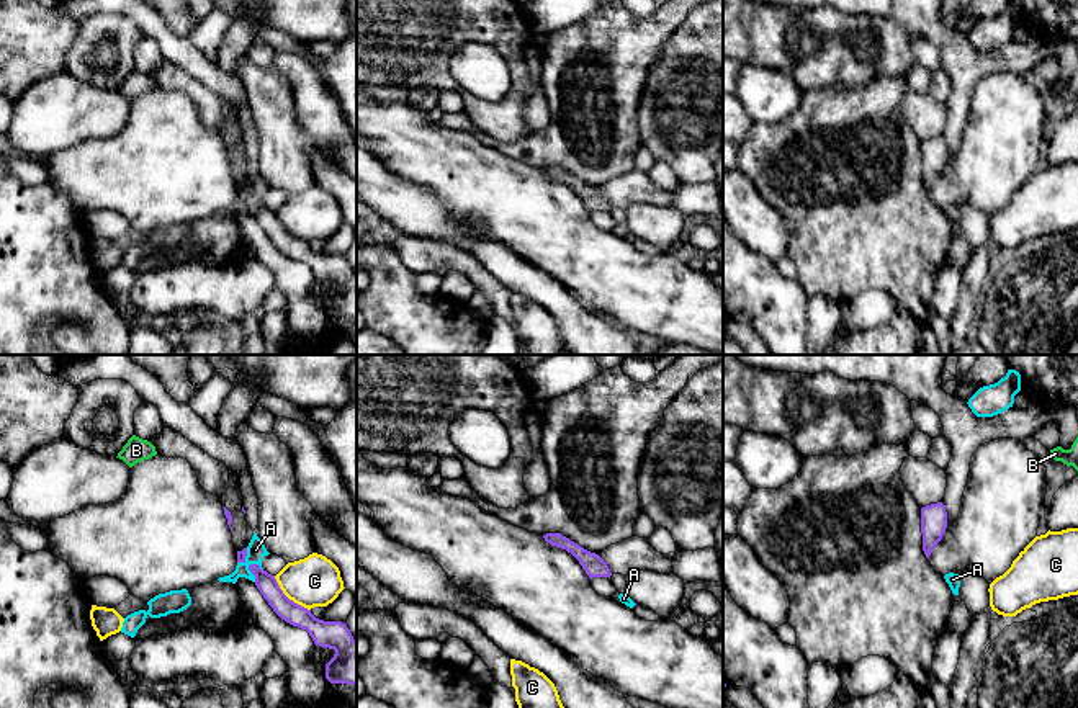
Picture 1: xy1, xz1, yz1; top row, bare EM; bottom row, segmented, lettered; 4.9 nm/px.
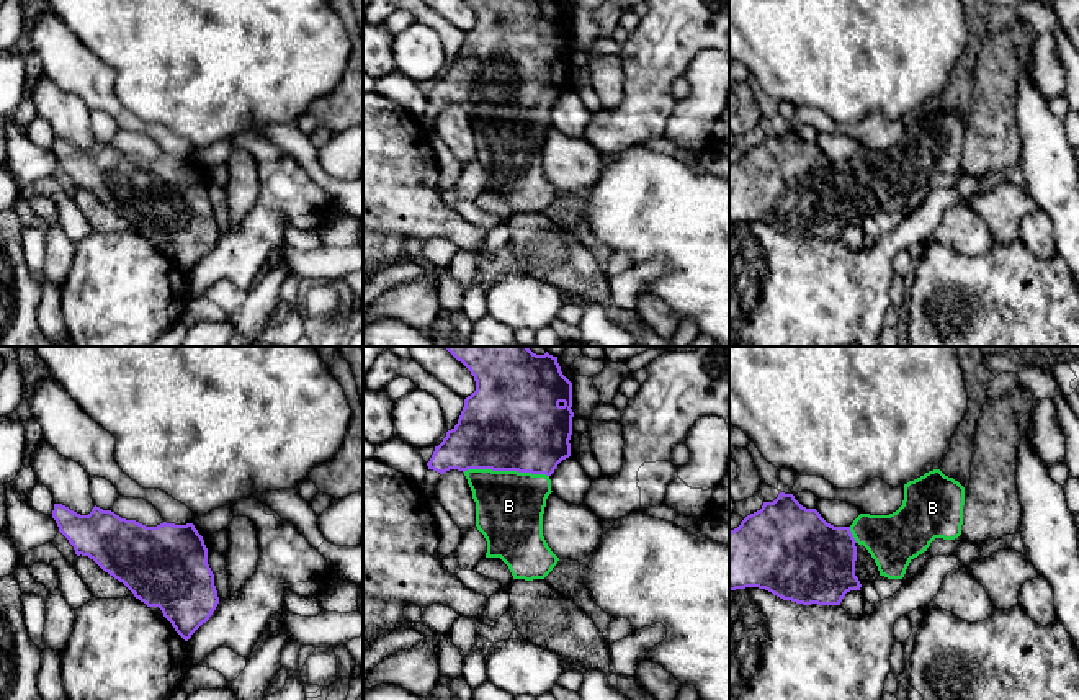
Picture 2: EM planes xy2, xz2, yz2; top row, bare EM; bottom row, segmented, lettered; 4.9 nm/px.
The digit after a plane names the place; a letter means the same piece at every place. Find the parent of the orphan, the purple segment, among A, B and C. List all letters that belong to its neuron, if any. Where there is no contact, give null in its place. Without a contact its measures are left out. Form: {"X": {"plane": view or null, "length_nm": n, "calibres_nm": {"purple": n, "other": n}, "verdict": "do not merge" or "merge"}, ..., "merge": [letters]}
{"A": {"plane": "xy1", "length_nm": 100, "calibres_nm": {"purple": 100, "other": 90}, "verdict": "do not merge"}, "B": {"plane": "xz2", "length_nm": 420, "calibres_nm": {"purple": 480, "other": 340}, "verdict": "merge"}, "C": {"plane": "xy1", "length_nm": 260, "calibres_nm": {"purple": 120, "other": 260}, "verdict": "do not merge"}, "merge": ["B"]}

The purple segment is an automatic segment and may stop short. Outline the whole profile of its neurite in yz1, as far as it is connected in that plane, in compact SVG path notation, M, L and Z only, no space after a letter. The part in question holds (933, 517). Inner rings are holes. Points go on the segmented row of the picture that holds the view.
M942 502L921 509L923 551L929 559L932 549L942 540L947 528L947 512Z

